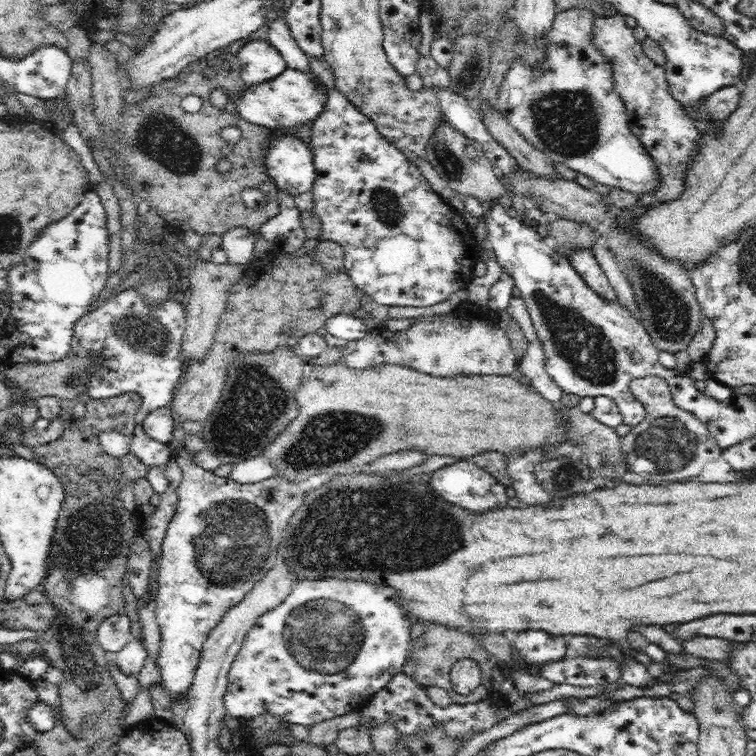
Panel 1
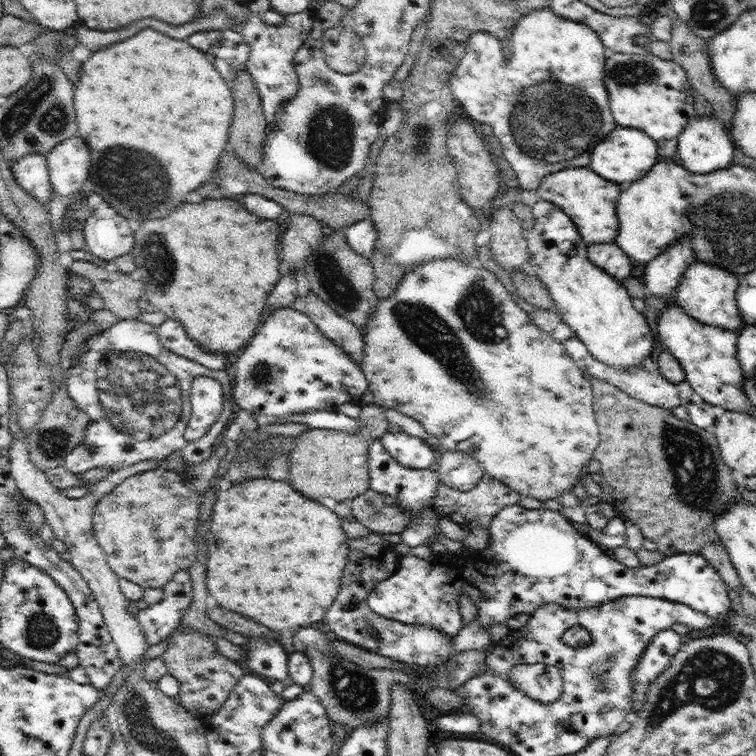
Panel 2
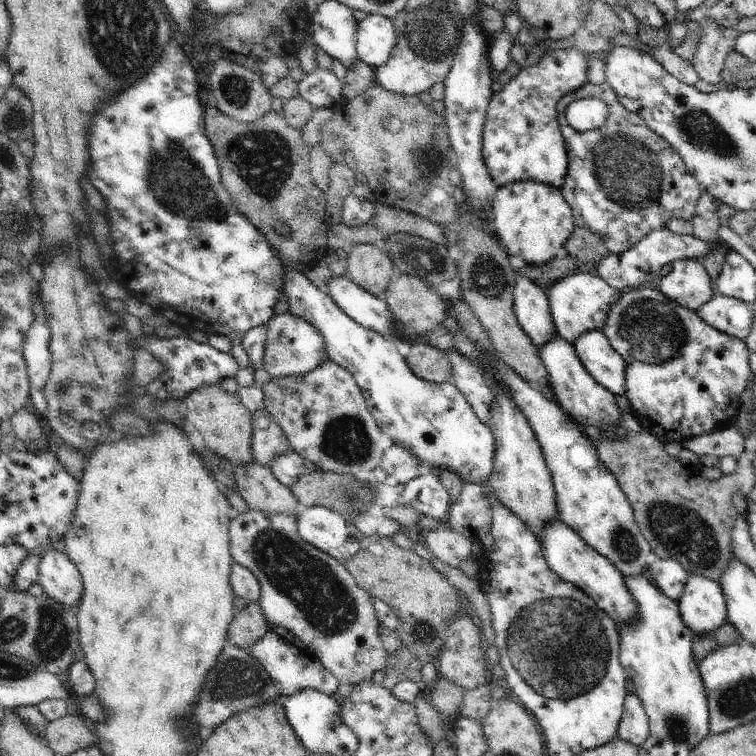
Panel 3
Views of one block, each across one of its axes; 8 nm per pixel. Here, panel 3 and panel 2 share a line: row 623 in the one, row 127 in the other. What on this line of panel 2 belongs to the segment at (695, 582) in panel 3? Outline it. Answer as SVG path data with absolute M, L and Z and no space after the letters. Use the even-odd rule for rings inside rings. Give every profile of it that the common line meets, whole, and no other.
M714 113L692 118L678 136L680 165L694 173L710 173L733 164L734 145Z

